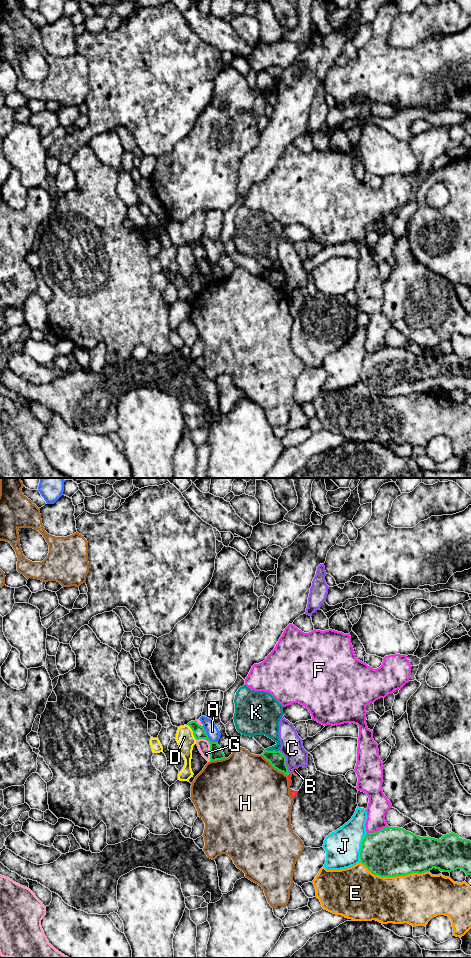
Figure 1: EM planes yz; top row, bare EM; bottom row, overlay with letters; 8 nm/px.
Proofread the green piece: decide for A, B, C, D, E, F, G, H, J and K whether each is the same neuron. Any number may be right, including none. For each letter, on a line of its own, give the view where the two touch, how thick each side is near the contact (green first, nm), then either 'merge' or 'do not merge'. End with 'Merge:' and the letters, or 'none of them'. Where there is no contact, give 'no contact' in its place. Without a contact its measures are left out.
A: meets green in yz; 110 nm thick on the green side, 100 nm on the other; do not merge
B: meets green in yz; 120 nm thick on the green side, 40 nm on the other; do not merge
C: meets green in yz; 120 nm thick on the green side, 180 nm on the other; do not merge
D: meets green in yz; 110 nm thick on the green side, 140 nm on the other; do not merge
E: meets green in yz; 400 nm thick on the green side, 400 nm on the other; do not merge
F: meets green in yz; 400 nm thick on the green side, 170 nm on the other; do not merge
G: meets green in yz; 110 nm thick on the green side, 100 nm on the other; do not merge
H: meets green in yz; 120 nm thick on the green side, 500 nm on the other; do not merge
J: meets green in yz; 400 nm thick on the green side, 280 nm on the other; do not merge
K: meets green in yz; 120 nm thick on the green side, 220 nm on the other; do not merge
Merge: none of them

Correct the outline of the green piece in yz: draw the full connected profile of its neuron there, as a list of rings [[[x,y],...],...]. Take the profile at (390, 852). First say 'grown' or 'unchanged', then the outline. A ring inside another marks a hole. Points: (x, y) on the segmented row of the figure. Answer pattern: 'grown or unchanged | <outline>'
unchanged | [[[388,826],[366,833],[360,860],[372,874],[380,877],[422,874],[433,868],[449,873],[462,869],[471,875],[471,841],[453,832],[438,840]]]

